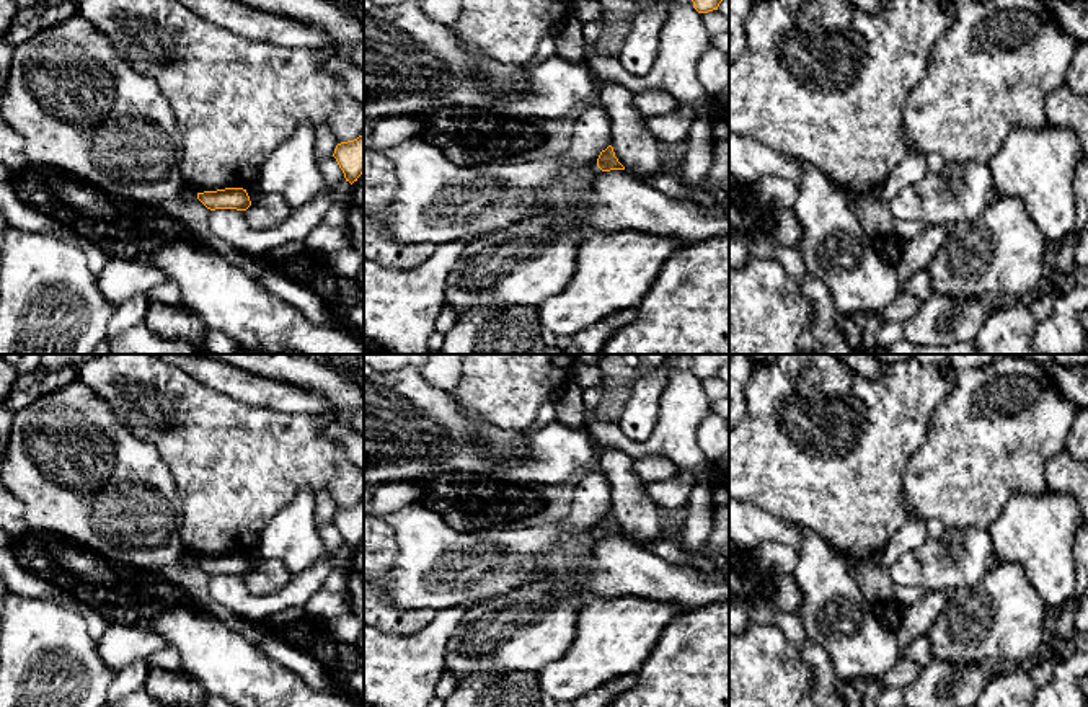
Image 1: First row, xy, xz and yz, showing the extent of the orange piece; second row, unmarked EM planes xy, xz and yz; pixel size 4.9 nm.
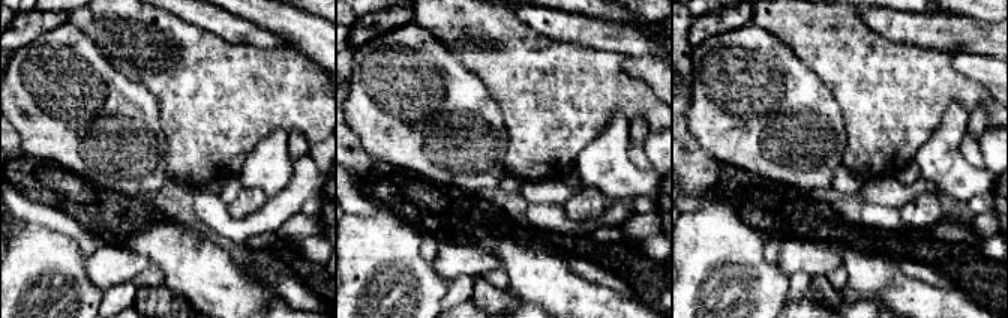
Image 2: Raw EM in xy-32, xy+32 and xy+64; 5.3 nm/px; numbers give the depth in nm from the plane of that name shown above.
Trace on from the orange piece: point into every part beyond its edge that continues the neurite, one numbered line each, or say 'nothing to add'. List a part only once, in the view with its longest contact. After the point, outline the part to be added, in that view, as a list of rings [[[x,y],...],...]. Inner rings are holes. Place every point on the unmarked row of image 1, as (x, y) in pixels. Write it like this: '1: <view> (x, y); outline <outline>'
nothing to add

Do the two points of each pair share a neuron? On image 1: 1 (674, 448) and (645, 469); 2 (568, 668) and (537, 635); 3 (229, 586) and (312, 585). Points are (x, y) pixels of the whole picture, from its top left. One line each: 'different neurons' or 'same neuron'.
1: different neurons
2: different neurons
3: same neuron

